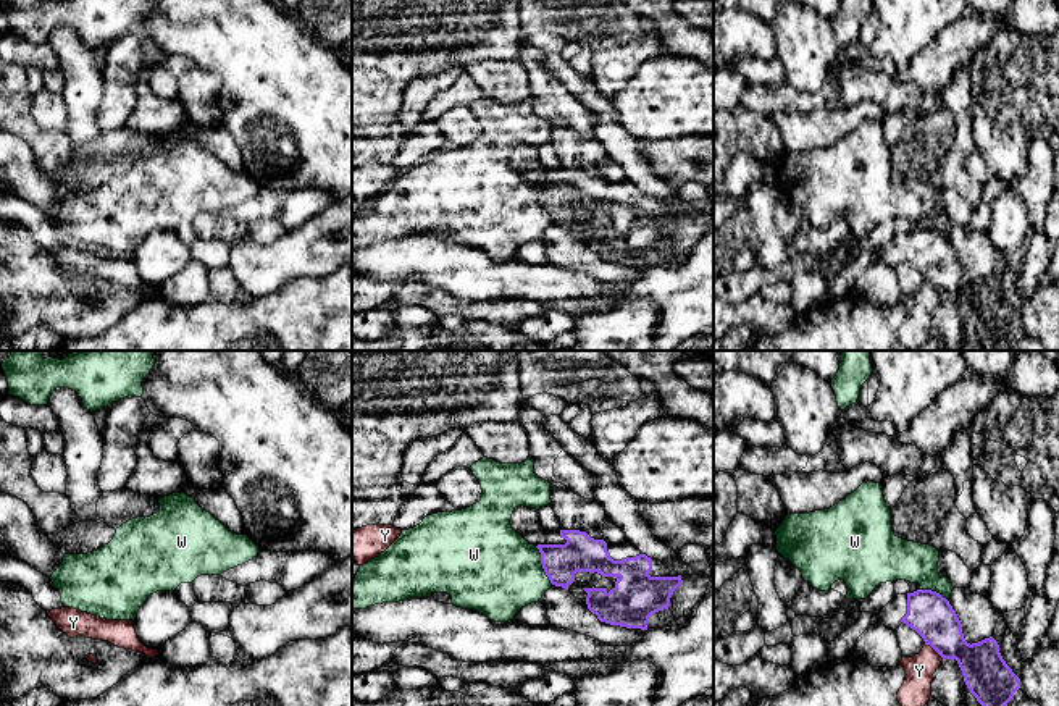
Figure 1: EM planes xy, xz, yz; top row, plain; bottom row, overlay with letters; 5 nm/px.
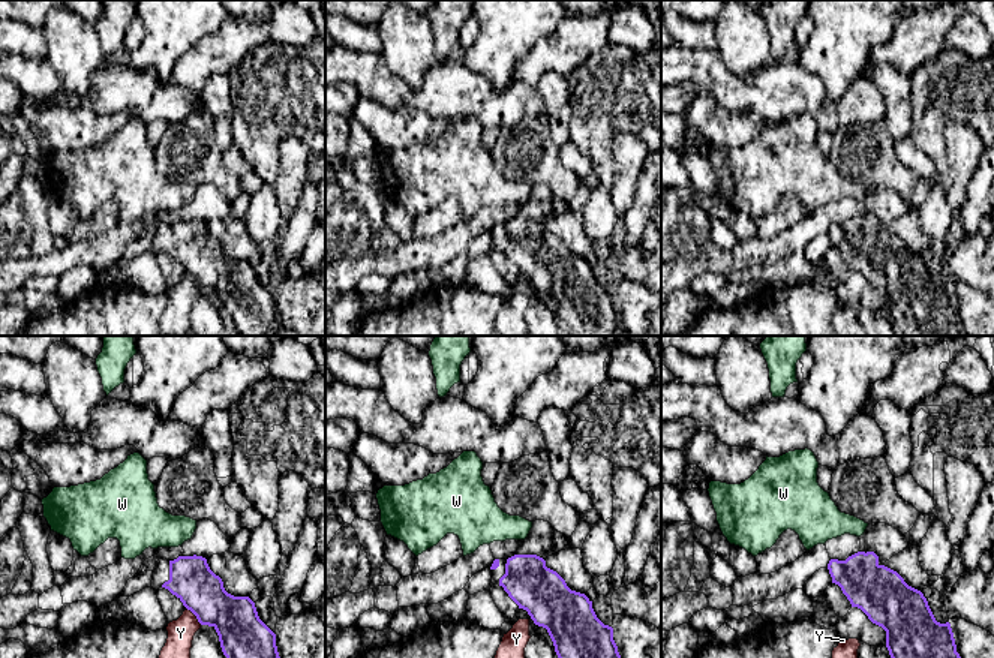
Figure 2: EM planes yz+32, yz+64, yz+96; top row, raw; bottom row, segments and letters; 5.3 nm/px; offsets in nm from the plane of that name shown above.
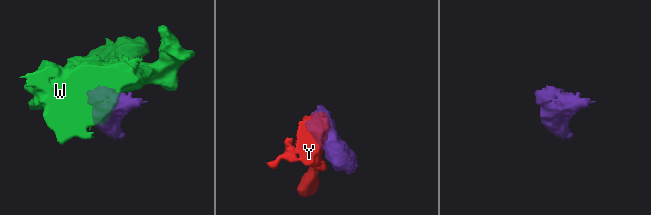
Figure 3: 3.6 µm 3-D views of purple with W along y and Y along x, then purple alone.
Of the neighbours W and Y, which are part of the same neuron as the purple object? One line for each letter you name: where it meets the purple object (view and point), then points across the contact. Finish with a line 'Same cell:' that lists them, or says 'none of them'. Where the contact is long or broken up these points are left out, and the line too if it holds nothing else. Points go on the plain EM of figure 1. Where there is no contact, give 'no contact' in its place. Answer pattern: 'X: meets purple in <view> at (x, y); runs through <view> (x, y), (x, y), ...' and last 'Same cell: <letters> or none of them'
Same cell: none of them

